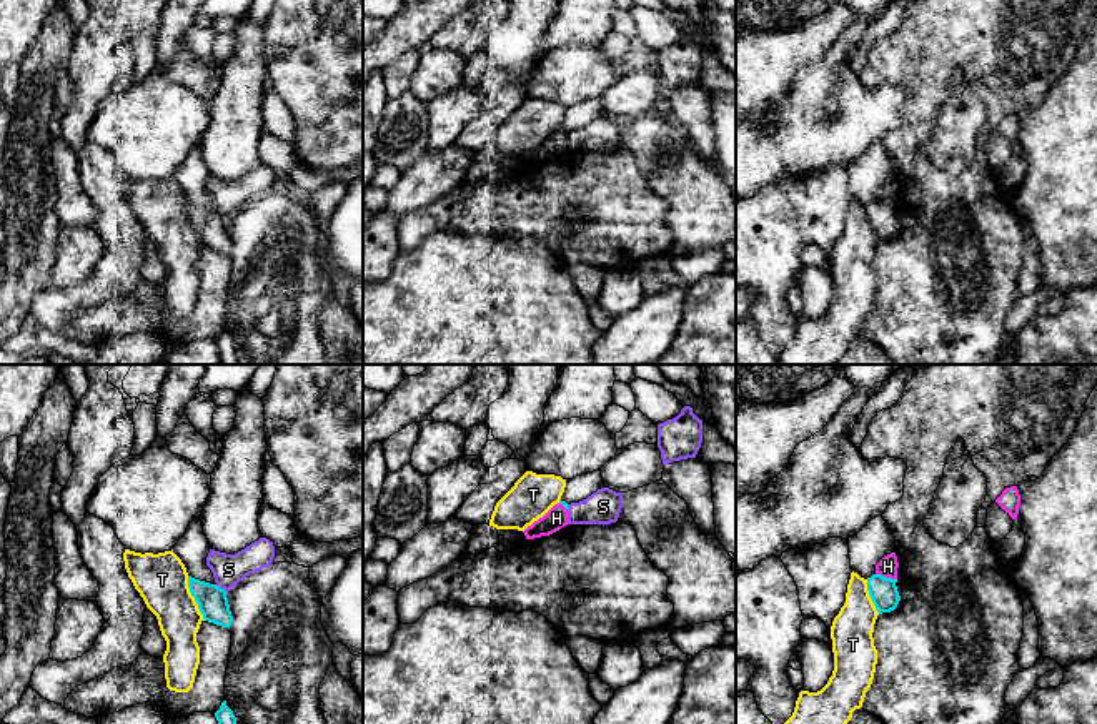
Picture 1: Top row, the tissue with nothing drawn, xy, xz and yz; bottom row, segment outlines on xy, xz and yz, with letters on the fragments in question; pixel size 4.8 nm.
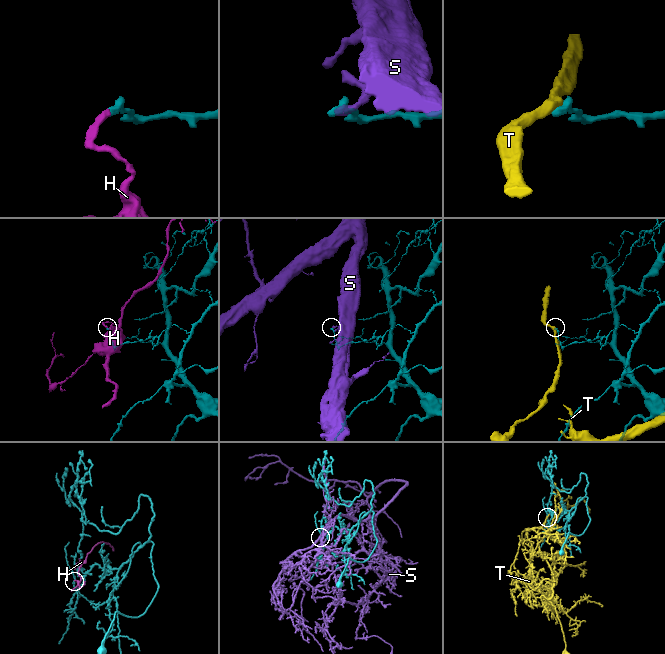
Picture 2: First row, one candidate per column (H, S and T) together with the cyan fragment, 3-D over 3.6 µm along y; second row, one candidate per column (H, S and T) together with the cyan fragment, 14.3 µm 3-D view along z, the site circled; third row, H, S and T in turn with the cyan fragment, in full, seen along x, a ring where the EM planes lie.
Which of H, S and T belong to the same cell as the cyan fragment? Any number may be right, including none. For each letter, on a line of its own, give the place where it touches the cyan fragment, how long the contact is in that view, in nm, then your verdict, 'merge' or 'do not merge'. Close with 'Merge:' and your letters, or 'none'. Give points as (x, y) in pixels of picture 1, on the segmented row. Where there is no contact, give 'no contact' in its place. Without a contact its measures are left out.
H: meets cyan in yz at (886, 578); contact 110 nm long; do not merge
S: meets cyan in xy at (220, 588); contact 70 nm long; do not merge
T: meets cyan in xy at (193, 596); contact 240 nm long; do not merge
Merge: none

